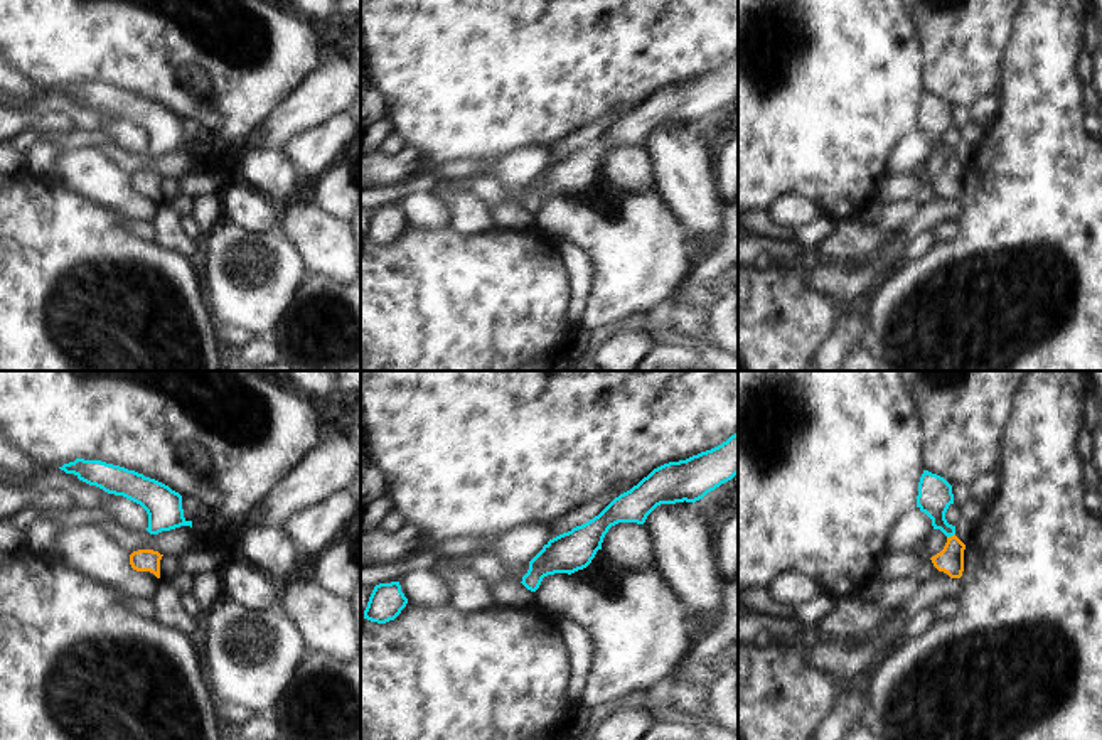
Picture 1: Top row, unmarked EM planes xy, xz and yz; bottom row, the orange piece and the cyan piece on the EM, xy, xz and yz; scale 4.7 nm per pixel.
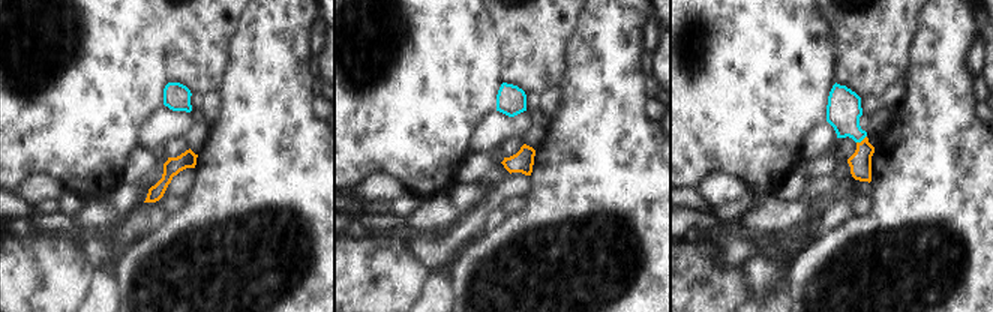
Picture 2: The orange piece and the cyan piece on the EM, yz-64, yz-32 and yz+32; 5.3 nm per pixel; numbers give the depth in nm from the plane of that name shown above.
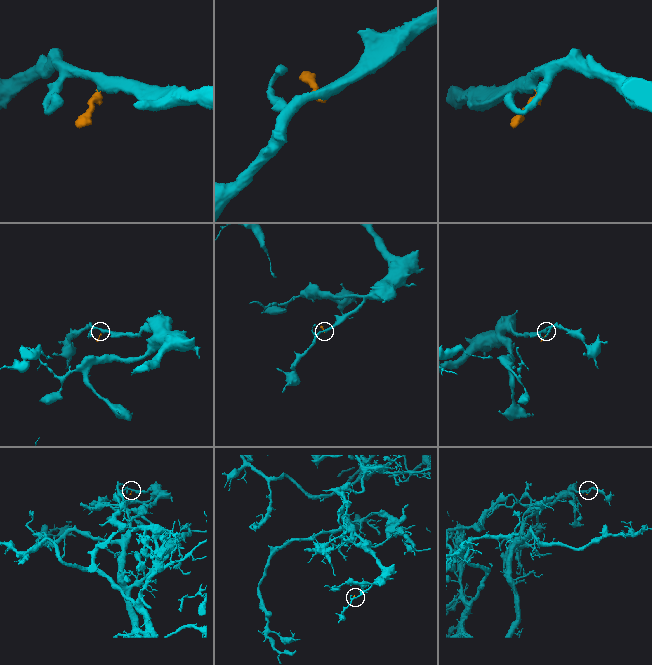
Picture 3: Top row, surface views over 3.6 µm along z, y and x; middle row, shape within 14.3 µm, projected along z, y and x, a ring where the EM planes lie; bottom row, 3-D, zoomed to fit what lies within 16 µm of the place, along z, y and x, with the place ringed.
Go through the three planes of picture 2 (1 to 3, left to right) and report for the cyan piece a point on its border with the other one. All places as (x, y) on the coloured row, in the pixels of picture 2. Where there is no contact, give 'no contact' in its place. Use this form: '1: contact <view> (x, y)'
1: no contact
2: no contact
3: contact yz+32 (863, 140)

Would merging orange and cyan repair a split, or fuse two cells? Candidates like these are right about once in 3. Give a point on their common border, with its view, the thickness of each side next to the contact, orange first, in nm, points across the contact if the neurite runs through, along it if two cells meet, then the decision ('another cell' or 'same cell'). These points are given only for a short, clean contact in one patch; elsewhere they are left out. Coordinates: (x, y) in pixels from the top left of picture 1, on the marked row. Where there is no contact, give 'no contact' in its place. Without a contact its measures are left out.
meets orange in yz at (951, 536); 130 nm thick on the orange side, 160 nm on the other; runs through yz (951, 560), (951, 536), (939, 521), (934, 498); same cell

